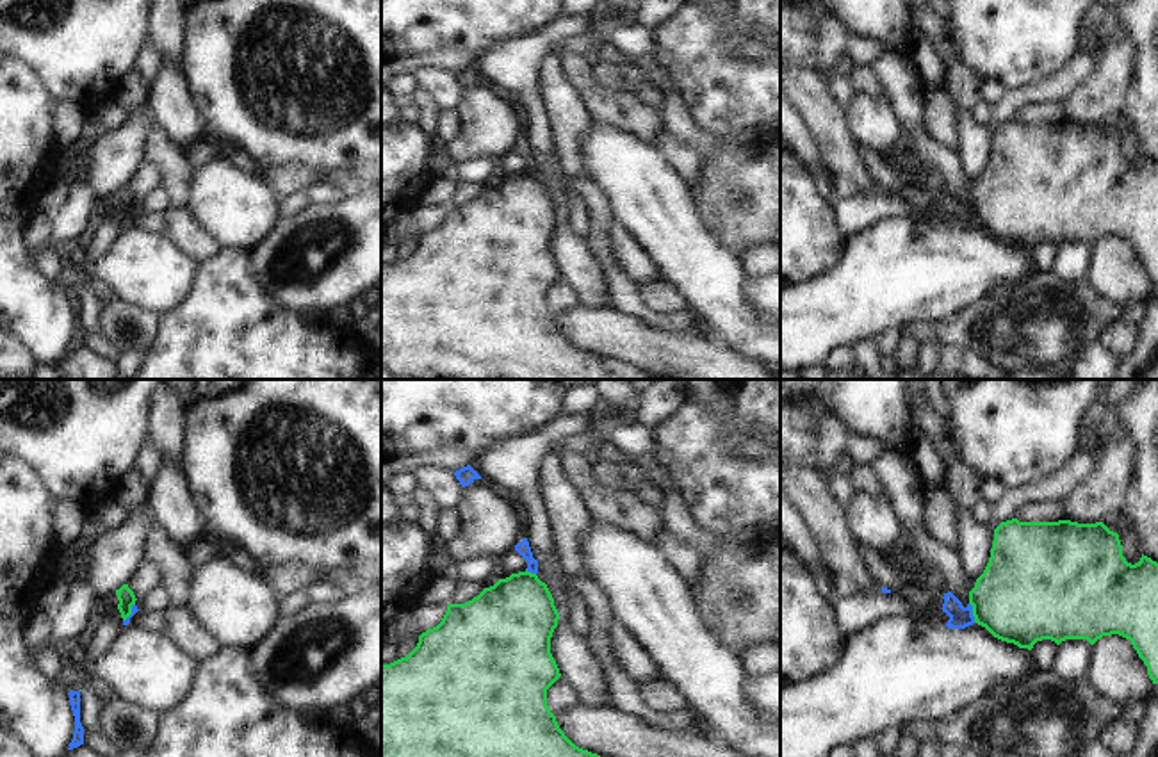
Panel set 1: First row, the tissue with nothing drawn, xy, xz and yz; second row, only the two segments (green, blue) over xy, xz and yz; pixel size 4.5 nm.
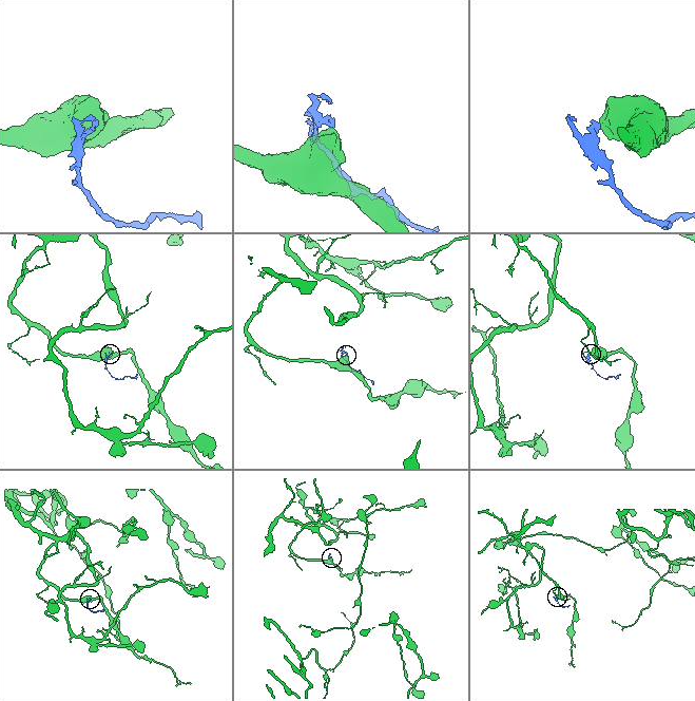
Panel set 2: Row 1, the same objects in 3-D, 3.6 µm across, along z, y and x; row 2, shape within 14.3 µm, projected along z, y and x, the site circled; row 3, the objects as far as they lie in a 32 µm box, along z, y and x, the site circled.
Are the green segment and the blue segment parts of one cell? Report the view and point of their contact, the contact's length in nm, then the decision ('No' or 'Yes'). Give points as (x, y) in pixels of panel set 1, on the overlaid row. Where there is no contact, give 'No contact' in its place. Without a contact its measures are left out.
Touches green at yz (973, 613). Shared border 100 nm. No.

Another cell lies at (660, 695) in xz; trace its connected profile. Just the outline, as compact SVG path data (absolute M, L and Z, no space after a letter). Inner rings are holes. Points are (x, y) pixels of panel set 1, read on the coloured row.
M661 675L650 677L638 684L640 698L656 712L679 711L688 707L686 698Z

